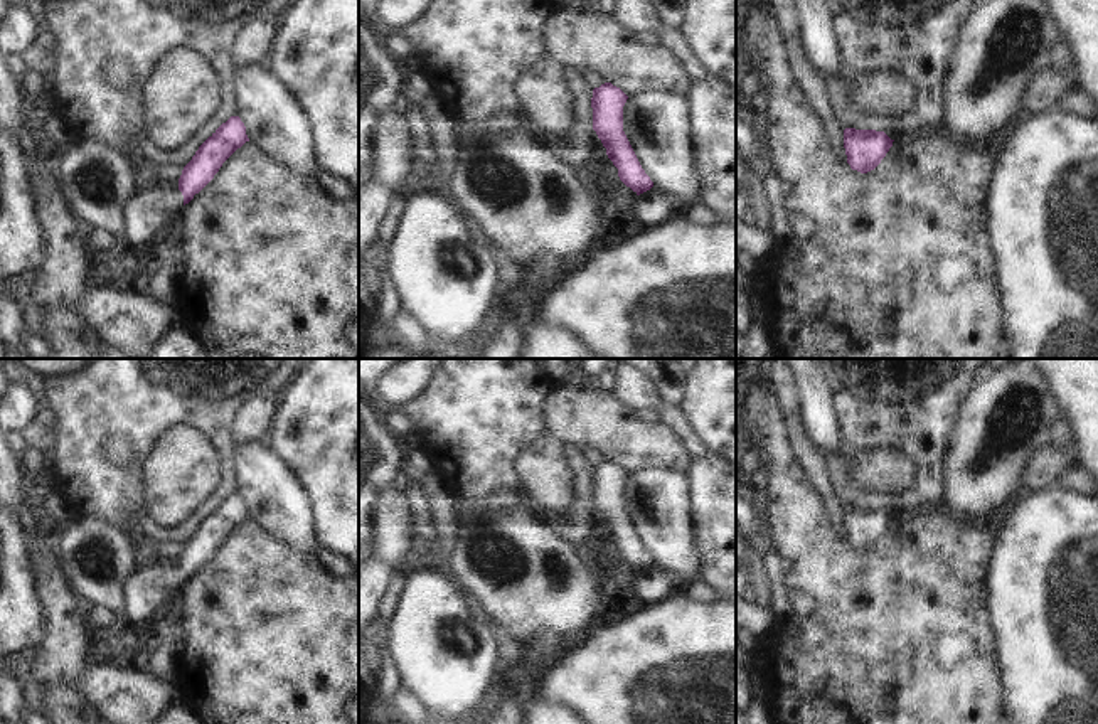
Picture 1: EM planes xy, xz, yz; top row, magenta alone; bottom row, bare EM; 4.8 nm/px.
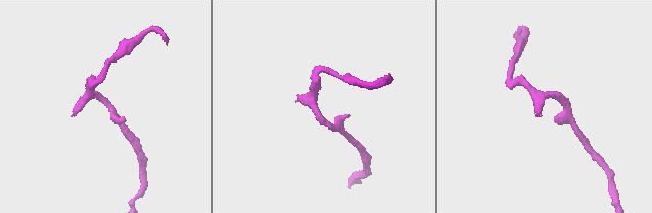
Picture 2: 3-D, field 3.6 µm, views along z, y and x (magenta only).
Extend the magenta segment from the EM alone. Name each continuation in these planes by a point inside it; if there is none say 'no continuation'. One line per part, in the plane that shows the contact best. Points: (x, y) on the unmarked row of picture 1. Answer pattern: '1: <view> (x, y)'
1: xy (150, 591)

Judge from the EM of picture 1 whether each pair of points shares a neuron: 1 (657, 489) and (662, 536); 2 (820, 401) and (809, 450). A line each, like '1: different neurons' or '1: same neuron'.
1: same neuron
2: different neurons

